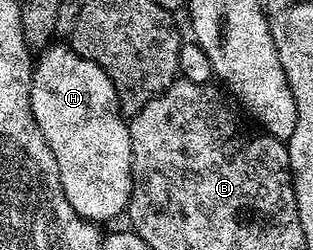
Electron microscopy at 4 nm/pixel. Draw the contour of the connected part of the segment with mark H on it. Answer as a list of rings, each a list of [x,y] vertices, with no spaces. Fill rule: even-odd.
[[[49,44],[35,58],[34,68],[32,70],[32,86],[30,87],[30,107],[32,108],[32,114],[42,131],[42,135],[46,139],[46,143],[50,147],[50,151],[54,151],[54,159],[58,163],[58,175],[62,179],[62,191],[66,195],[66,199],[70,199],[70,207],[74,207],[74,211],[78,216],[83,217],[86,221],[93,223],[112,221],[119,213],[121,216],[127,210],[128,201],[132,198],[132,152],[130,151],[129,122],[126,120],[124,114],[120,112],[120,104],[116,98],[114,83],[110,83],[106,71],[102,71],[102,67],[98,67],[98,63],[94,63],[90,59],[82,59],[82,55],[75,53],[71,44],[56,44]]]

